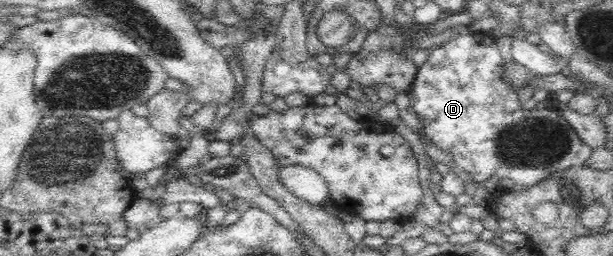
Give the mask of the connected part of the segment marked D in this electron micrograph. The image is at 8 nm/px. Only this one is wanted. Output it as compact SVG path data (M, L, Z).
M460 33L456 39L444 47L432 51L428 61L420 70L409 91L409 98L414 111L423 123L423 133L427 139L452 157L459 169L463 169L477 182L488 179L510 179L515 189L528 191L552 178L554 174L565 173L573 167L583 167L593 149L580 139L568 120L556 106L543 106L540 118L538 111L531 111L523 106L518 96L518 89L507 81L502 74L504 61L491 34Z

